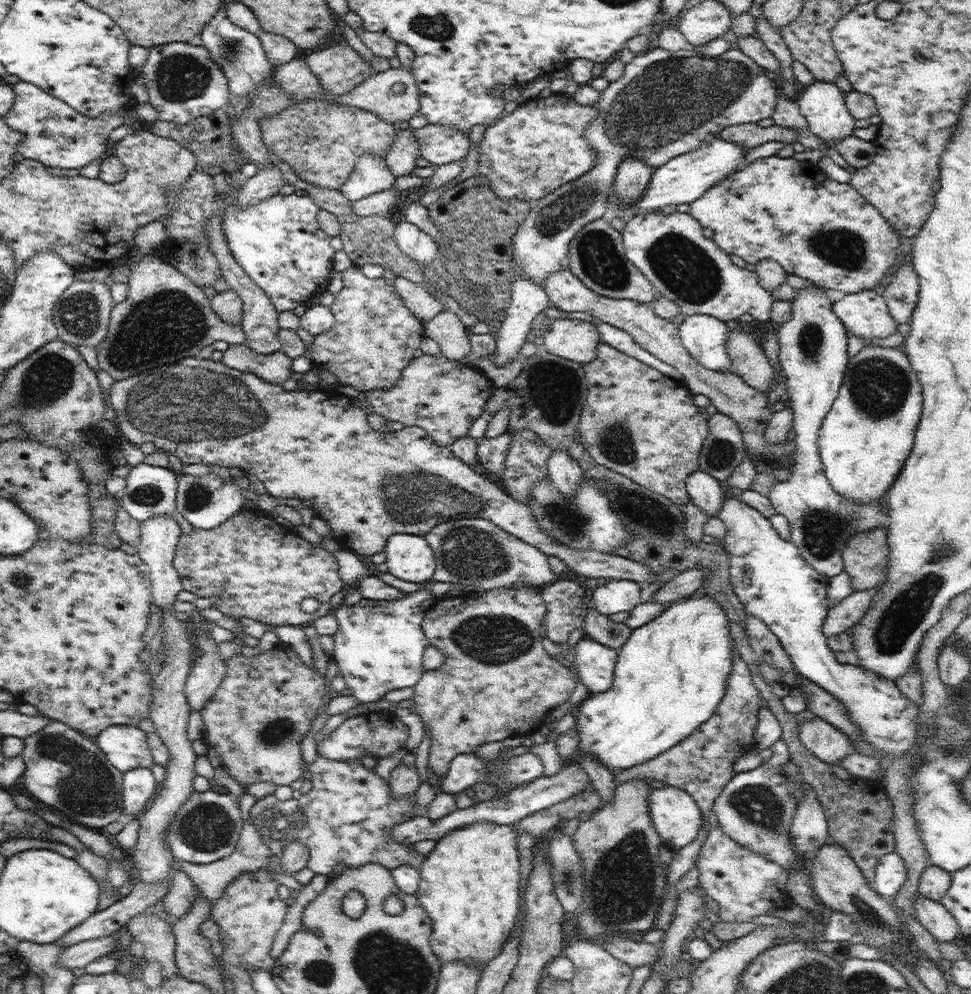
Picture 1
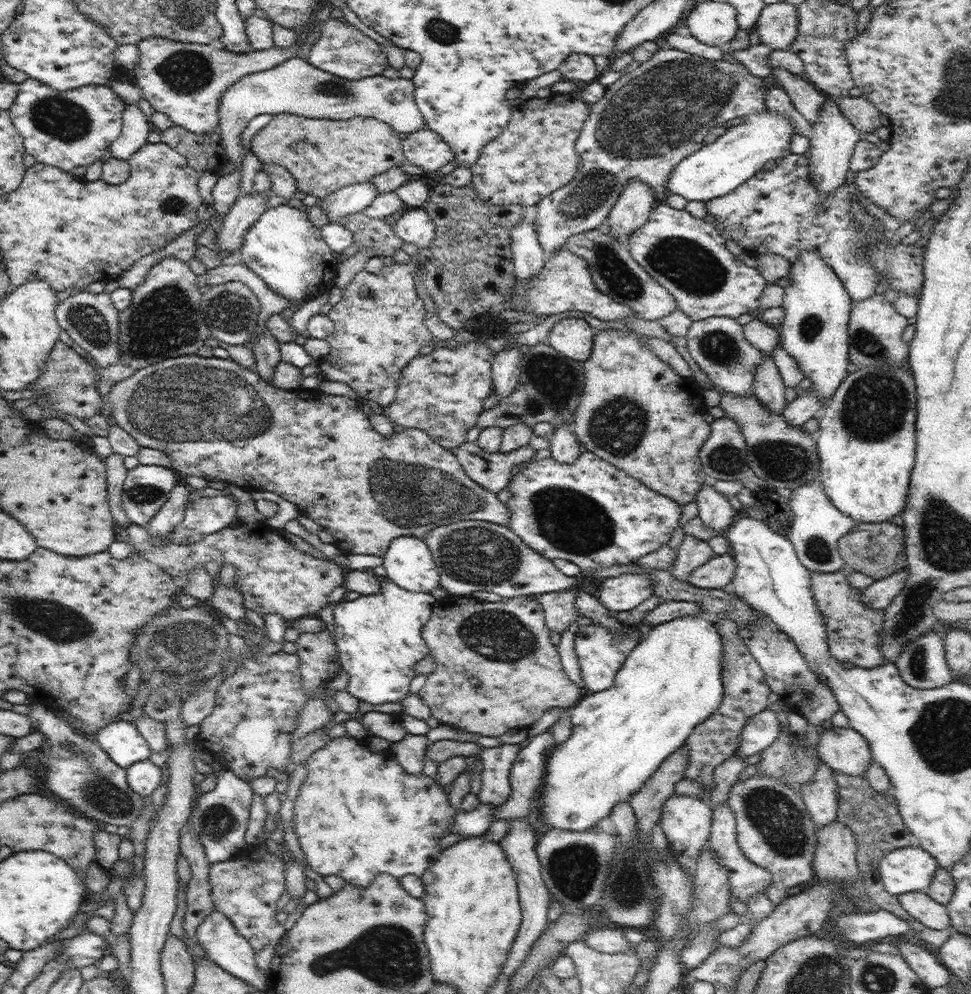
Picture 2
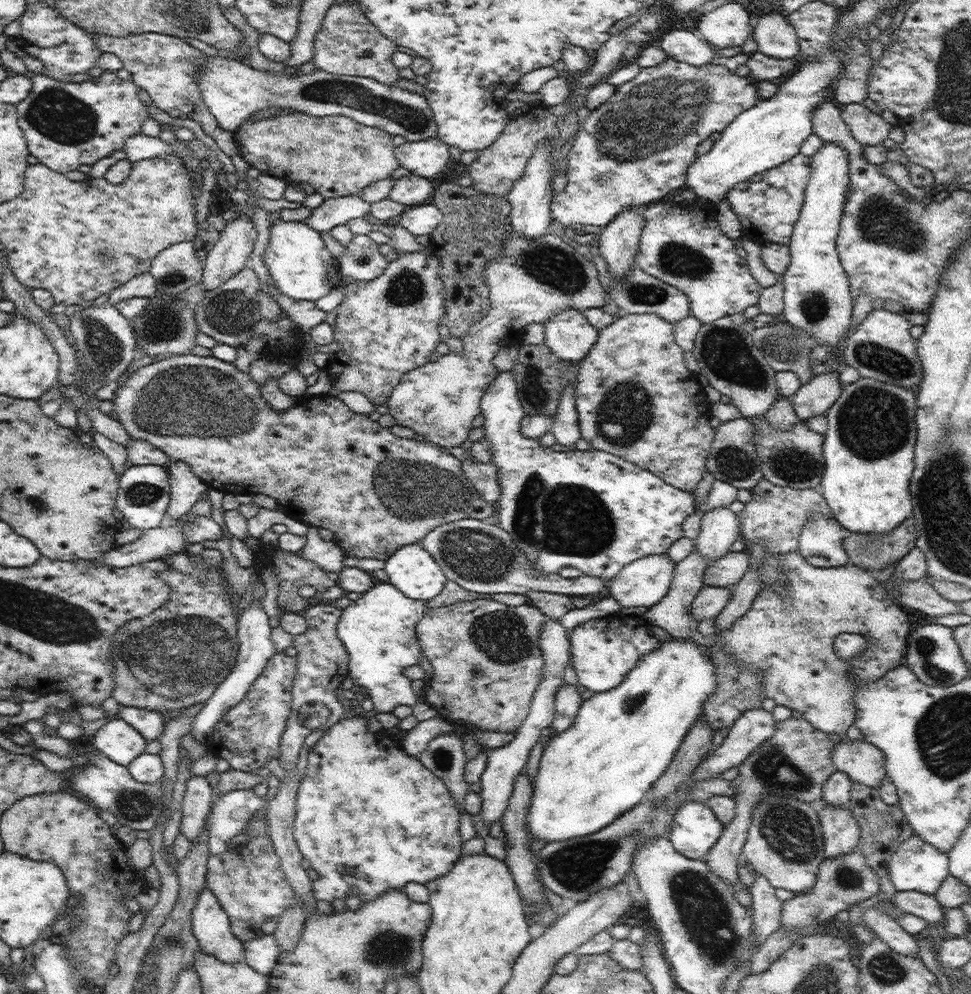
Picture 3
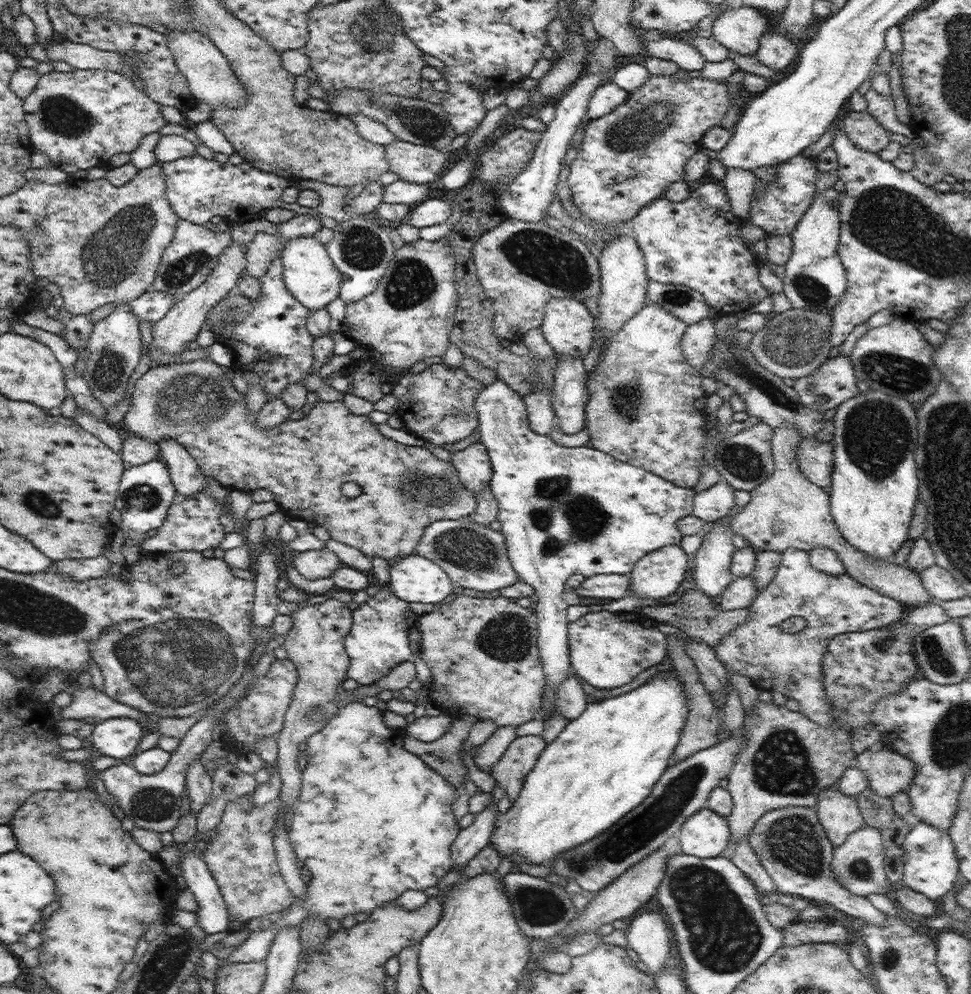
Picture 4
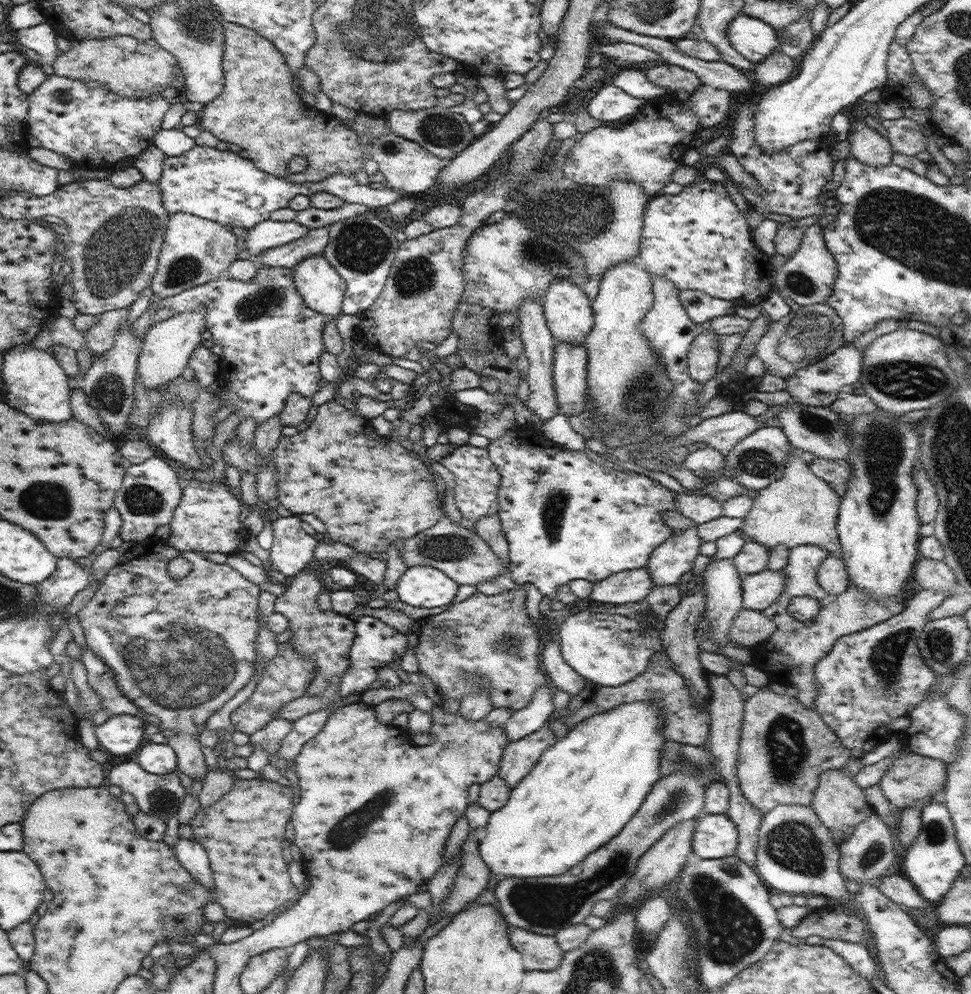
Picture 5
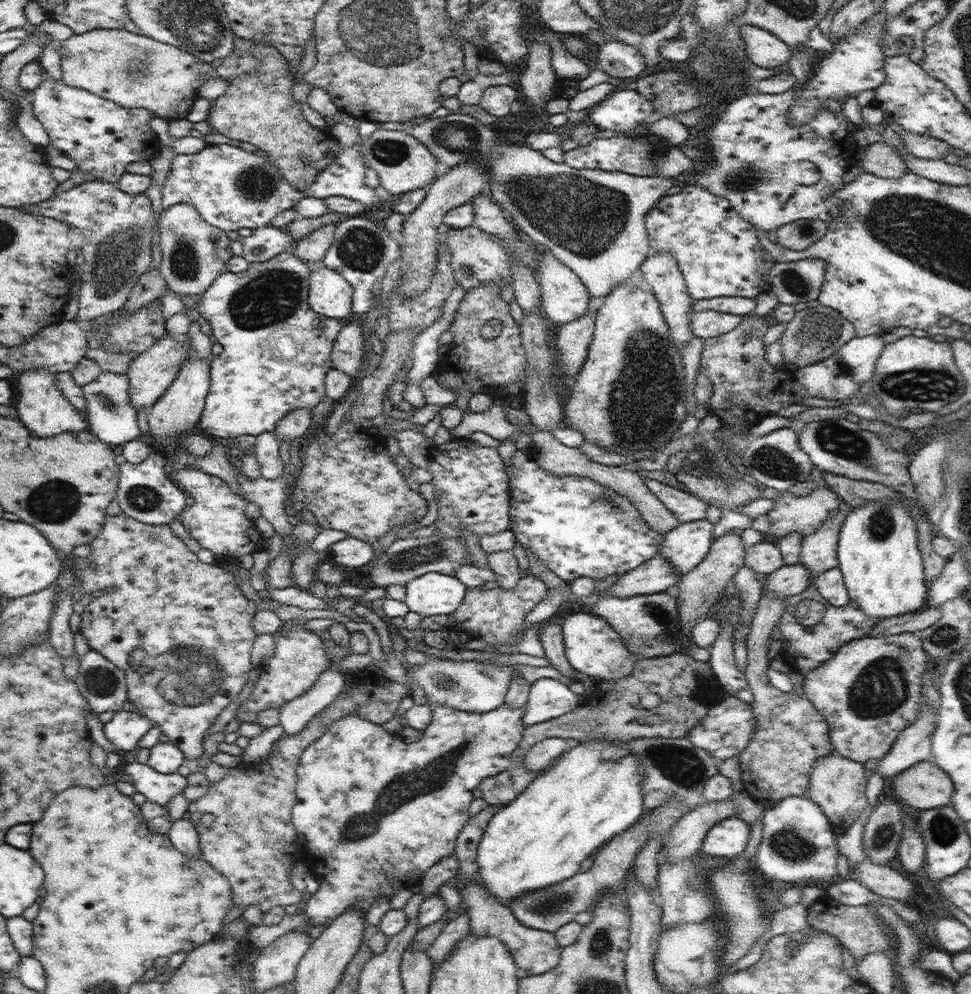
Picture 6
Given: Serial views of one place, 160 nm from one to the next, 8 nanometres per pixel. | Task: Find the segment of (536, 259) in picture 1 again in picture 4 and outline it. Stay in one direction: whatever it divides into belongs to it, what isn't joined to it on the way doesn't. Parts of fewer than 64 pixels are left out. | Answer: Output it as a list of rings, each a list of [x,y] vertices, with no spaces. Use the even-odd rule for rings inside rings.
[[[680,70],[672,76],[650,75],[650,79],[648,79],[642,87],[636,89],[634,93],[628,94],[628,98],[626,98],[624,104],[619,105],[618,108],[611,111],[610,114],[606,114],[598,119],[592,119],[586,125],[584,138],[580,144],[576,159],[566,167],[563,180],[565,189],[572,192],[573,205],[576,206],[578,211],[584,216],[592,219],[592,222],[602,224],[605,227],[613,227],[614,225],[624,226],[626,222],[632,220],[634,216],[637,216],[642,208],[649,205],[653,200],[660,199],[664,196],[668,190],[668,186],[670,186],[672,182],[683,180],[685,164],[703,147],[702,140],[707,133],[707,130],[714,126],[720,126],[732,105],[737,105],[741,110],[744,107],[744,102],[739,94],[740,90],[738,90],[736,94],[728,94],[728,86],[725,85],[723,81],[707,80],[703,79],[702,76],[689,78],[688,73],[689,72]]]

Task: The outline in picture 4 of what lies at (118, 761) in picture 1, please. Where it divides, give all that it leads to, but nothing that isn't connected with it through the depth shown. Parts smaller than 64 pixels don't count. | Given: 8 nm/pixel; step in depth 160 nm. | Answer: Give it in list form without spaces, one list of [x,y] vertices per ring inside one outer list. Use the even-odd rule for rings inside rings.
[[[109,718],[95,725],[91,737],[100,754],[120,760],[128,759],[146,732],[137,720]]]

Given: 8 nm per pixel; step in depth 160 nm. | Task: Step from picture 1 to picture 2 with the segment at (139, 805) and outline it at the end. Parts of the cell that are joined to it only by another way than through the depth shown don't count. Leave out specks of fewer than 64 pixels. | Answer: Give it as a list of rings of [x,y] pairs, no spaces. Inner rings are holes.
[[[149,758],[134,762],[127,768],[127,783],[130,788],[141,797],[151,796],[163,780],[165,771],[156,766]]]

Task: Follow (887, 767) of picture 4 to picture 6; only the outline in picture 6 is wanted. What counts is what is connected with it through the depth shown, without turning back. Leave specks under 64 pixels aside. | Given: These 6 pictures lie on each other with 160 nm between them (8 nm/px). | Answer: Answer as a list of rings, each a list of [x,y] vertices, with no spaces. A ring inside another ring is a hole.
[[[935,760],[917,762],[887,780],[892,790],[885,795],[896,797],[906,806],[928,810],[951,805],[955,788],[949,774],[942,770]]]

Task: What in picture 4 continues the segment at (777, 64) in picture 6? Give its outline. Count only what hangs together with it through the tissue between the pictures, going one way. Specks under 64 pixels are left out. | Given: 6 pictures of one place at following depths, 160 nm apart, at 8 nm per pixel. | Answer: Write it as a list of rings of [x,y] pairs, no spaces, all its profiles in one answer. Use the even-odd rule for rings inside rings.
[[[736,2],[717,15],[711,32],[730,52],[755,56],[761,34],[767,30],[768,22],[761,11]]]

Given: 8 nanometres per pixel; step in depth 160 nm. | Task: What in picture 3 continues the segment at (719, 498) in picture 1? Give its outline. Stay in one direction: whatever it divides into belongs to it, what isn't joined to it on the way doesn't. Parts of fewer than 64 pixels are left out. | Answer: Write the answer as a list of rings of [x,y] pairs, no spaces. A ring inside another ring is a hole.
[[[721,506],[703,513],[701,531],[695,540],[695,548],[704,555],[710,566],[720,561],[739,538],[742,537],[737,514]]]

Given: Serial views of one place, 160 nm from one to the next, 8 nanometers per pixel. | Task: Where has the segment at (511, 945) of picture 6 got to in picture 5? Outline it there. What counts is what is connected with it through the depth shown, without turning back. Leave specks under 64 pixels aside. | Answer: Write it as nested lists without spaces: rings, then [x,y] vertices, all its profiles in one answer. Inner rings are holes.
[[[507,924],[506,930],[511,945],[522,955],[526,971],[559,968],[564,952],[555,935],[531,933],[511,924]]]

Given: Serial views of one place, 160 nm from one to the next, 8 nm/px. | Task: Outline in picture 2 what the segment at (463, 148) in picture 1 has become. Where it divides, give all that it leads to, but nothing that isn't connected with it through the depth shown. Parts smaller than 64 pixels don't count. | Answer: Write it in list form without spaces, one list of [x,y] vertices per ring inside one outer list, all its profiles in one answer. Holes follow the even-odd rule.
[[[428,128],[410,133],[401,141],[404,157],[426,173],[435,172],[446,163],[455,160],[450,145],[434,130]]]

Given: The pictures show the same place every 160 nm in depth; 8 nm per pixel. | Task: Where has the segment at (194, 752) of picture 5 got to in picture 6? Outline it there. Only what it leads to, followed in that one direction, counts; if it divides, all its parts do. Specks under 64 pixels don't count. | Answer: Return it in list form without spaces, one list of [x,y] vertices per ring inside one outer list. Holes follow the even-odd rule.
[[[124,513],[116,516],[107,515],[102,525],[102,530],[89,546],[91,550],[86,558],[71,557],[69,561],[75,564],[71,565],[71,567],[76,571],[76,577],[80,579],[82,597],[86,597],[86,595],[90,597],[96,591],[102,592],[103,596],[92,598],[90,604],[84,607],[80,633],[86,638],[92,650],[99,652],[104,658],[107,658],[125,672],[129,702],[136,706],[143,715],[156,722],[161,732],[169,738],[169,742],[182,750],[186,762],[187,760],[198,758],[204,753],[202,740],[206,730],[216,722],[222,710],[236,700],[248,682],[250,670],[253,668],[251,652],[257,636],[254,627],[252,627],[256,612],[254,604],[244,595],[242,587],[239,586],[240,582],[237,582],[232,572],[224,570],[219,564],[204,564],[204,562],[200,562],[197,554],[190,552],[182,538],[174,535],[167,524],[149,525]]]

